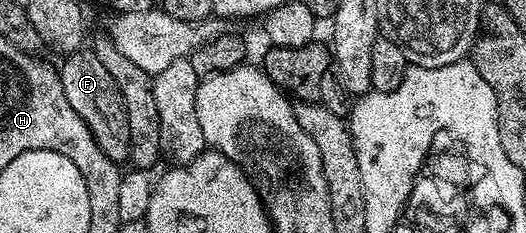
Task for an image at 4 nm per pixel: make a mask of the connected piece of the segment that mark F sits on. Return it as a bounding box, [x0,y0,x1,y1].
[59,48,131,164]

